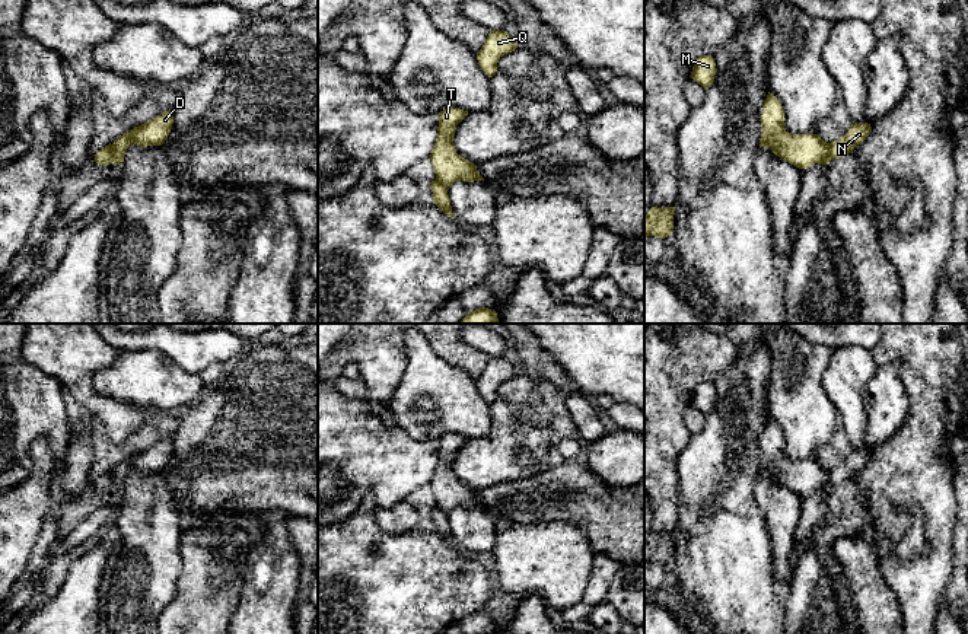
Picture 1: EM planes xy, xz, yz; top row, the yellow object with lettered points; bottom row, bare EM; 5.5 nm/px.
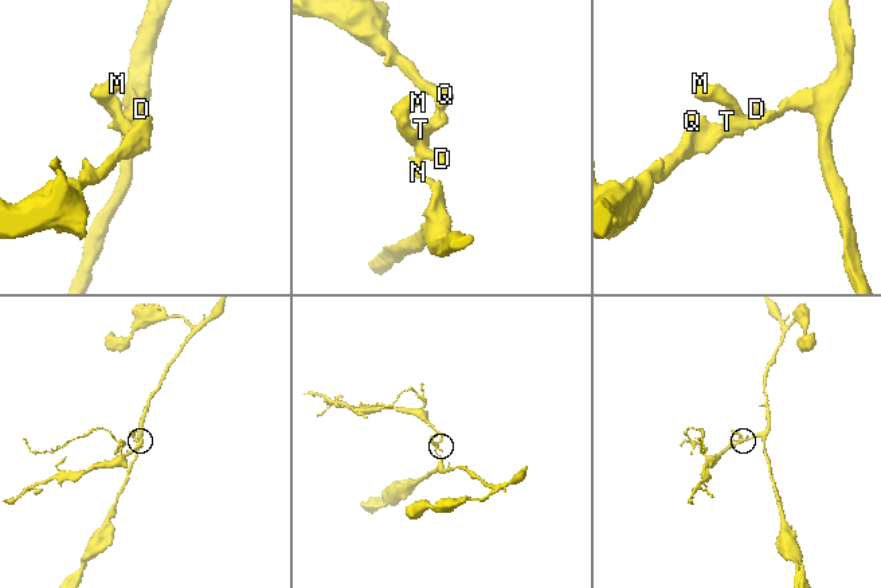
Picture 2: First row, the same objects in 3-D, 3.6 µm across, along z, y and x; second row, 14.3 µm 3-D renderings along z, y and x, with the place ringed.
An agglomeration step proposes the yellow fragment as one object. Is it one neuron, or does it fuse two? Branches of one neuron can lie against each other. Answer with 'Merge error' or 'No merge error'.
Merge error

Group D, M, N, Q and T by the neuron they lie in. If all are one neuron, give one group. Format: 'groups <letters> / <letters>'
groups D M Q T / N

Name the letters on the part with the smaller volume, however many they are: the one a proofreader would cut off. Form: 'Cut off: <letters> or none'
Cut off: D, M, Q, T

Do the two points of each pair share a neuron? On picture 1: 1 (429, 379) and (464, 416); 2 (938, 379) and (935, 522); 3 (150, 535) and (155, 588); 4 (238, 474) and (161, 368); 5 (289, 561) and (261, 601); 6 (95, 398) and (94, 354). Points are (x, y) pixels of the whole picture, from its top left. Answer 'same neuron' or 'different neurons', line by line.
1: same neuron
2: same neuron
3: same neuron
4: different neurons
5: same neuron
6: same neuron

